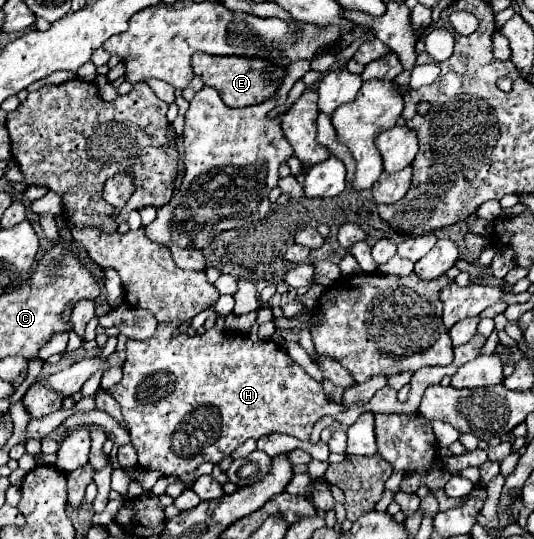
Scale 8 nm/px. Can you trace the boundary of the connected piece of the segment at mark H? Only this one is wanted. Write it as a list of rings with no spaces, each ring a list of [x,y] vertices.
[[[157,324],[157,330],[147,340],[127,340],[127,360],[123,364],[123,378],[119,384],[107,390],[119,406],[127,422],[127,430],[131,436],[131,444],[139,454],[139,466],[143,470],[159,470],[163,476],[181,476],[193,472],[203,462],[221,462],[229,456],[237,446],[241,446],[249,438],[261,438],[265,434],[289,434],[299,440],[309,440],[313,424],[321,416],[331,416],[337,422],[351,426],[363,412],[405,413],[414,414],[419,411],[425,389],[439,384],[443,376],[453,376],[453,372],[475,358],[481,352],[485,340],[475,336],[469,344],[455,348],[455,360],[449,366],[421,368],[415,372],[410,381],[410,413],[408,402],[399,402],[397,392],[391,386],[381,388],[373,400],[367,404],[353,404],[351,408],[343,408],[343,404],[327,400],[321,384],[311,378],[295,360],[287,356],[287,352],[277,346],[273,340],[253,342],[247,334],[227,332],[209,328],[205,334],[189,336],[179,332],[179,324]]]

